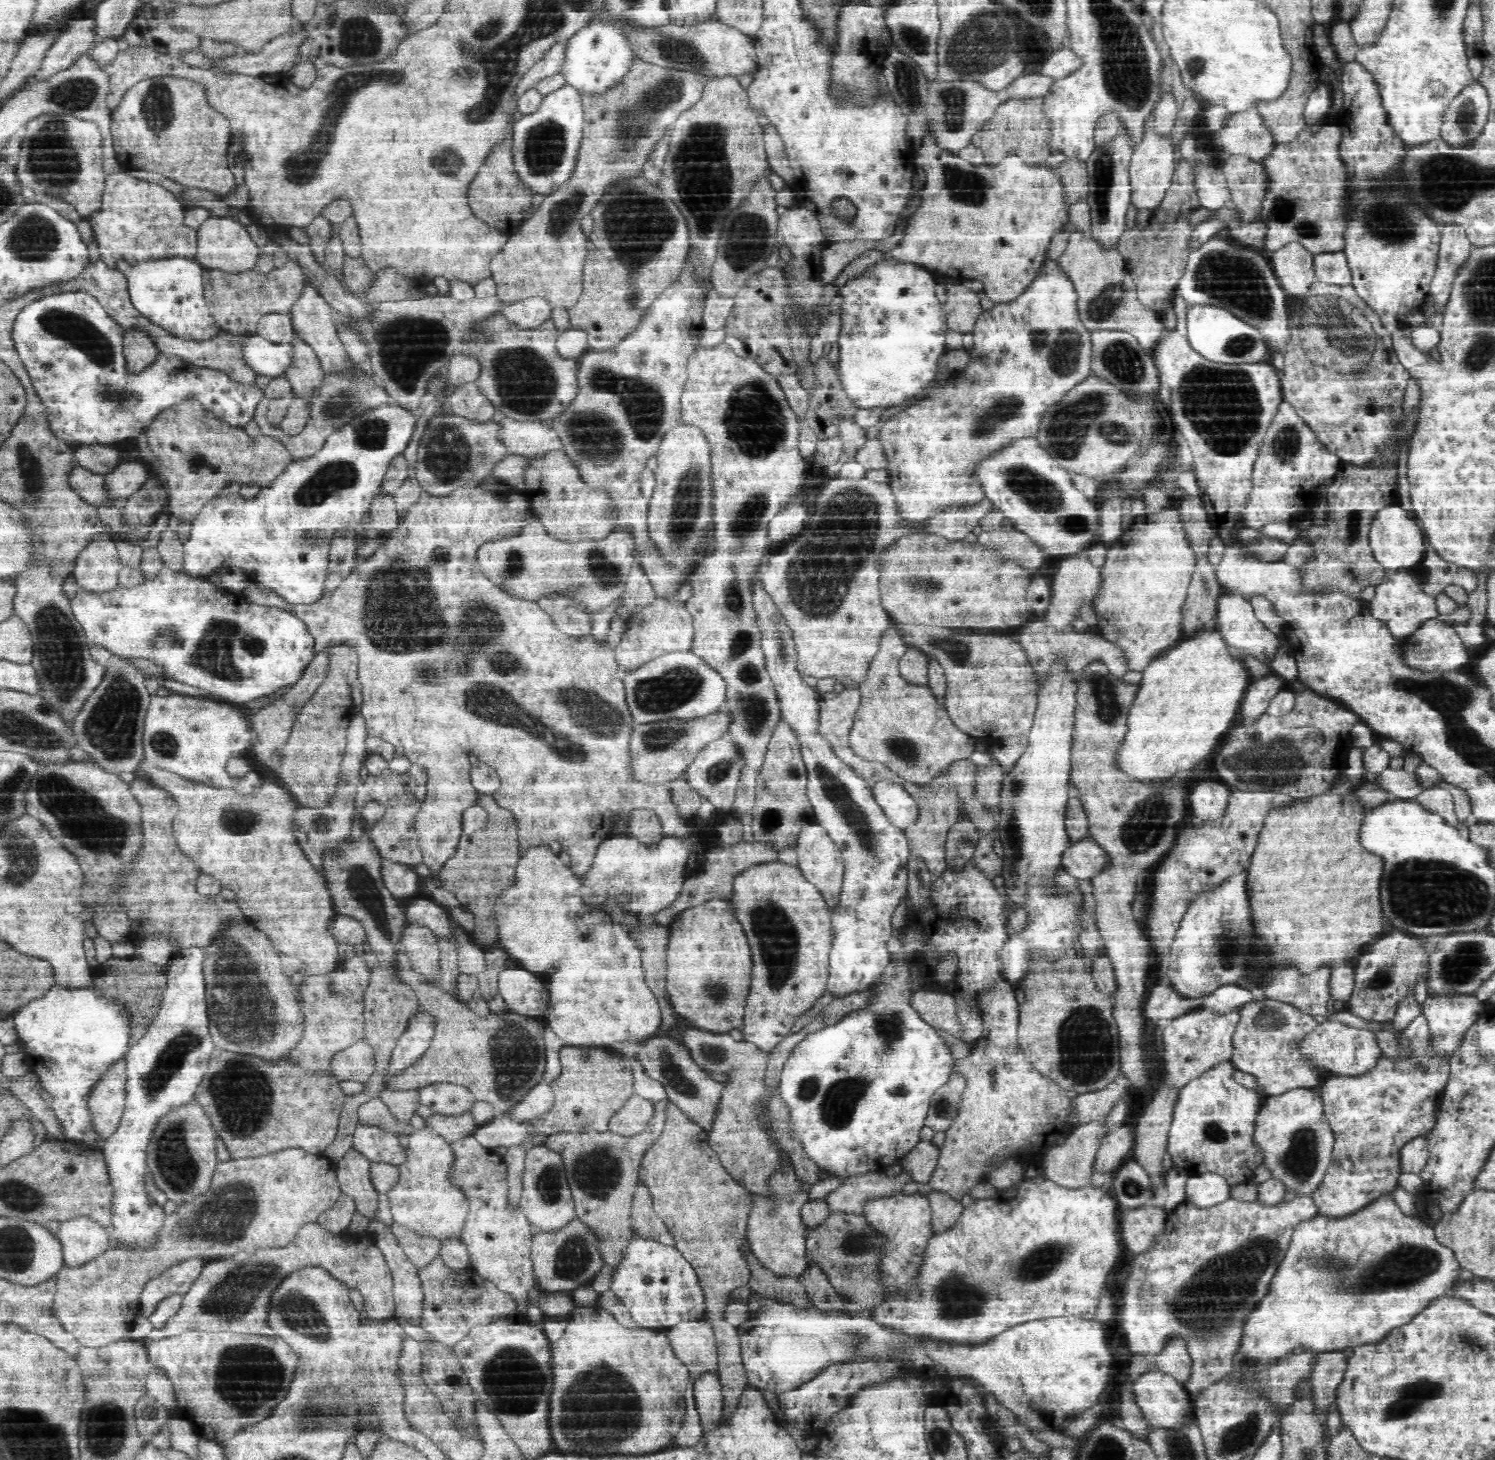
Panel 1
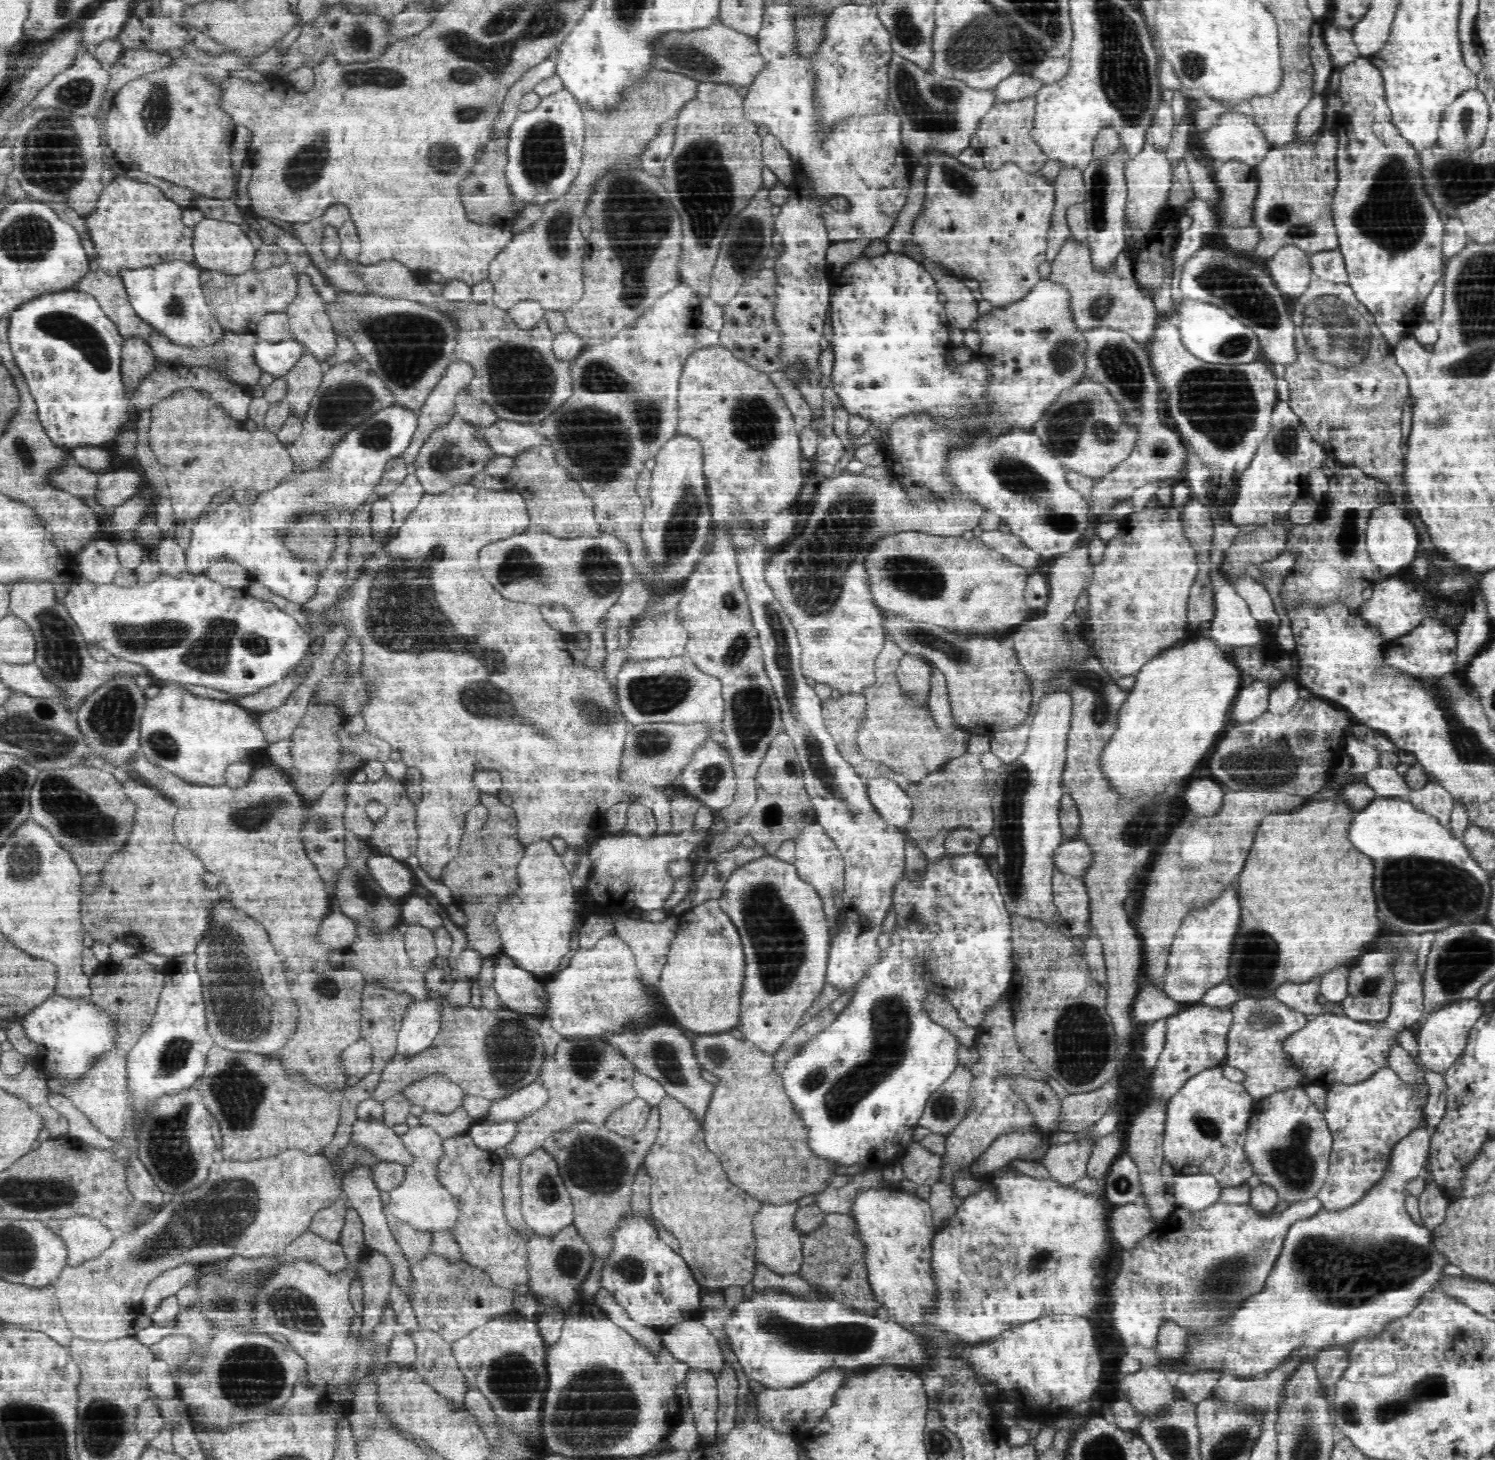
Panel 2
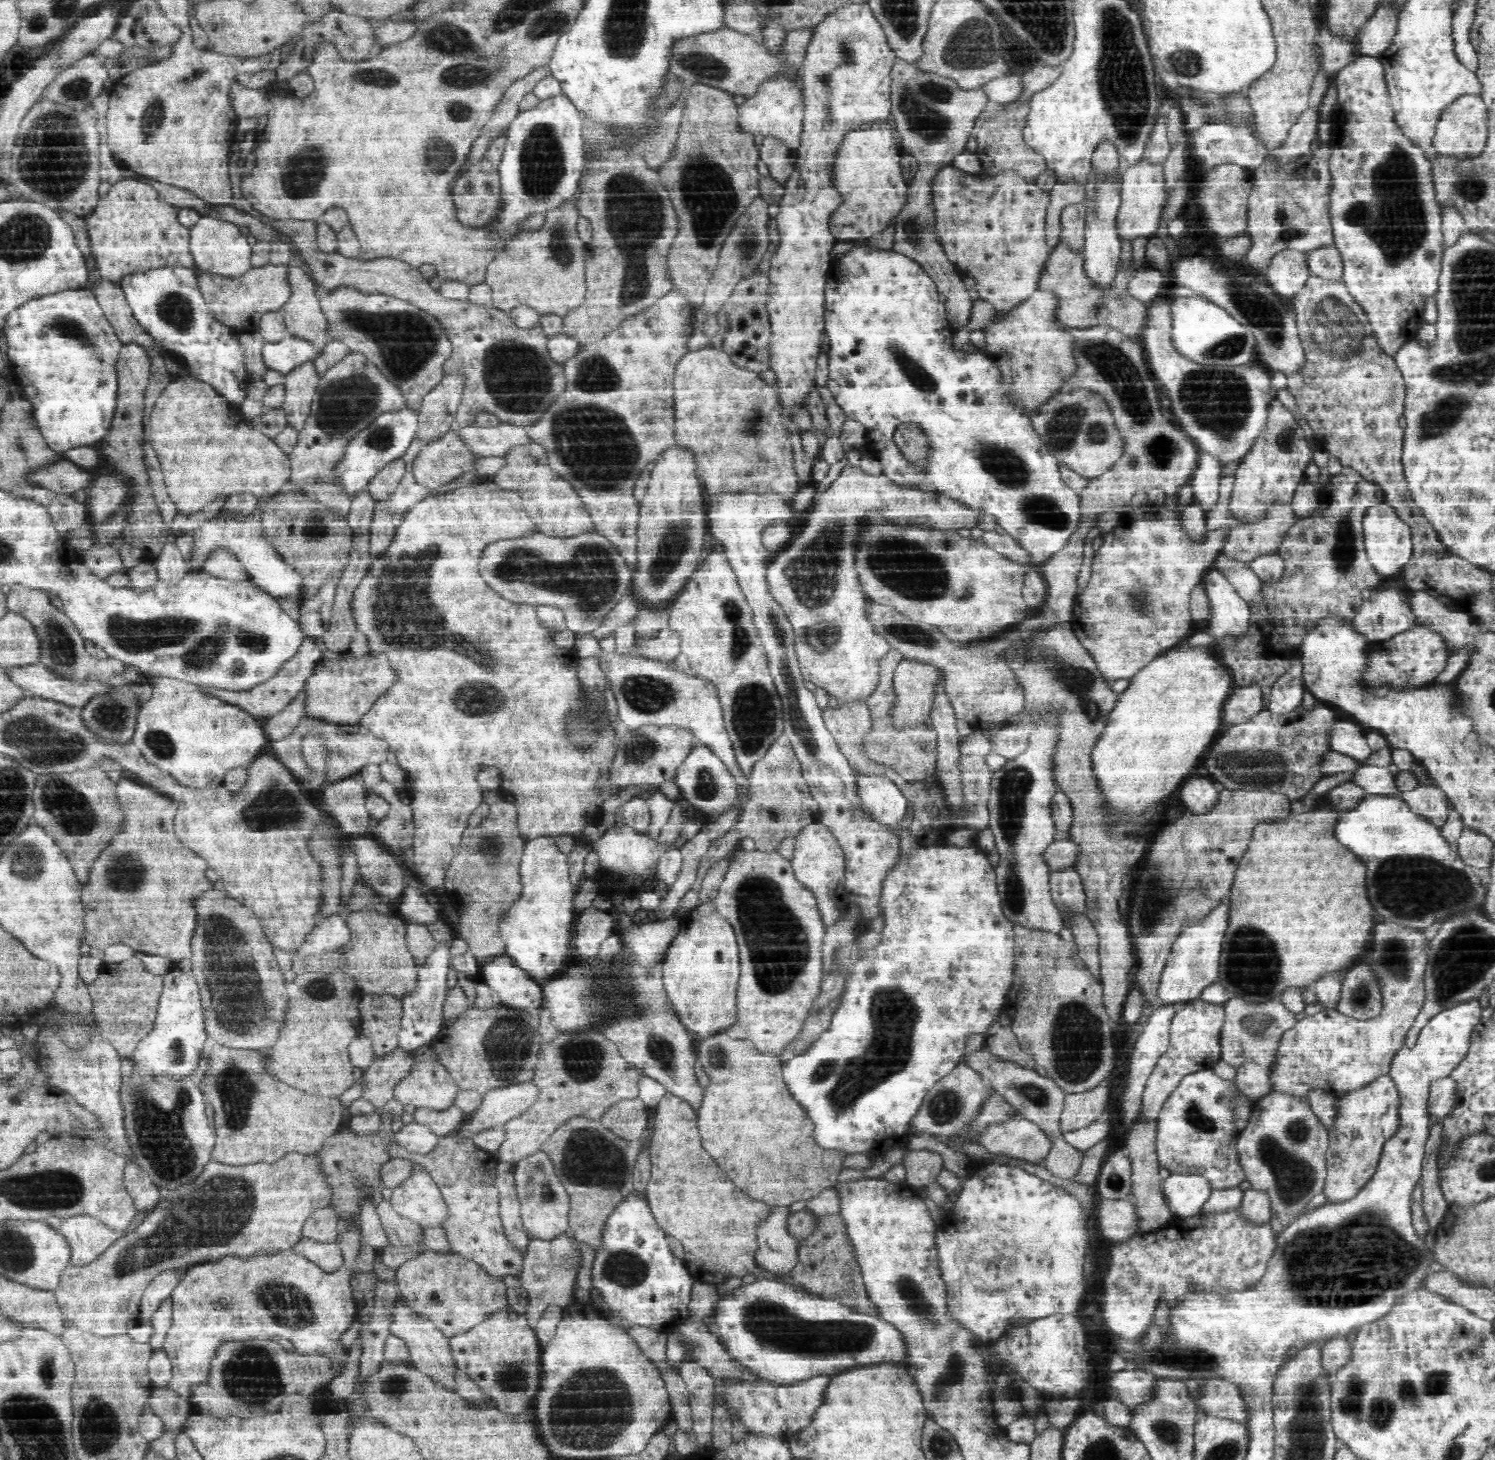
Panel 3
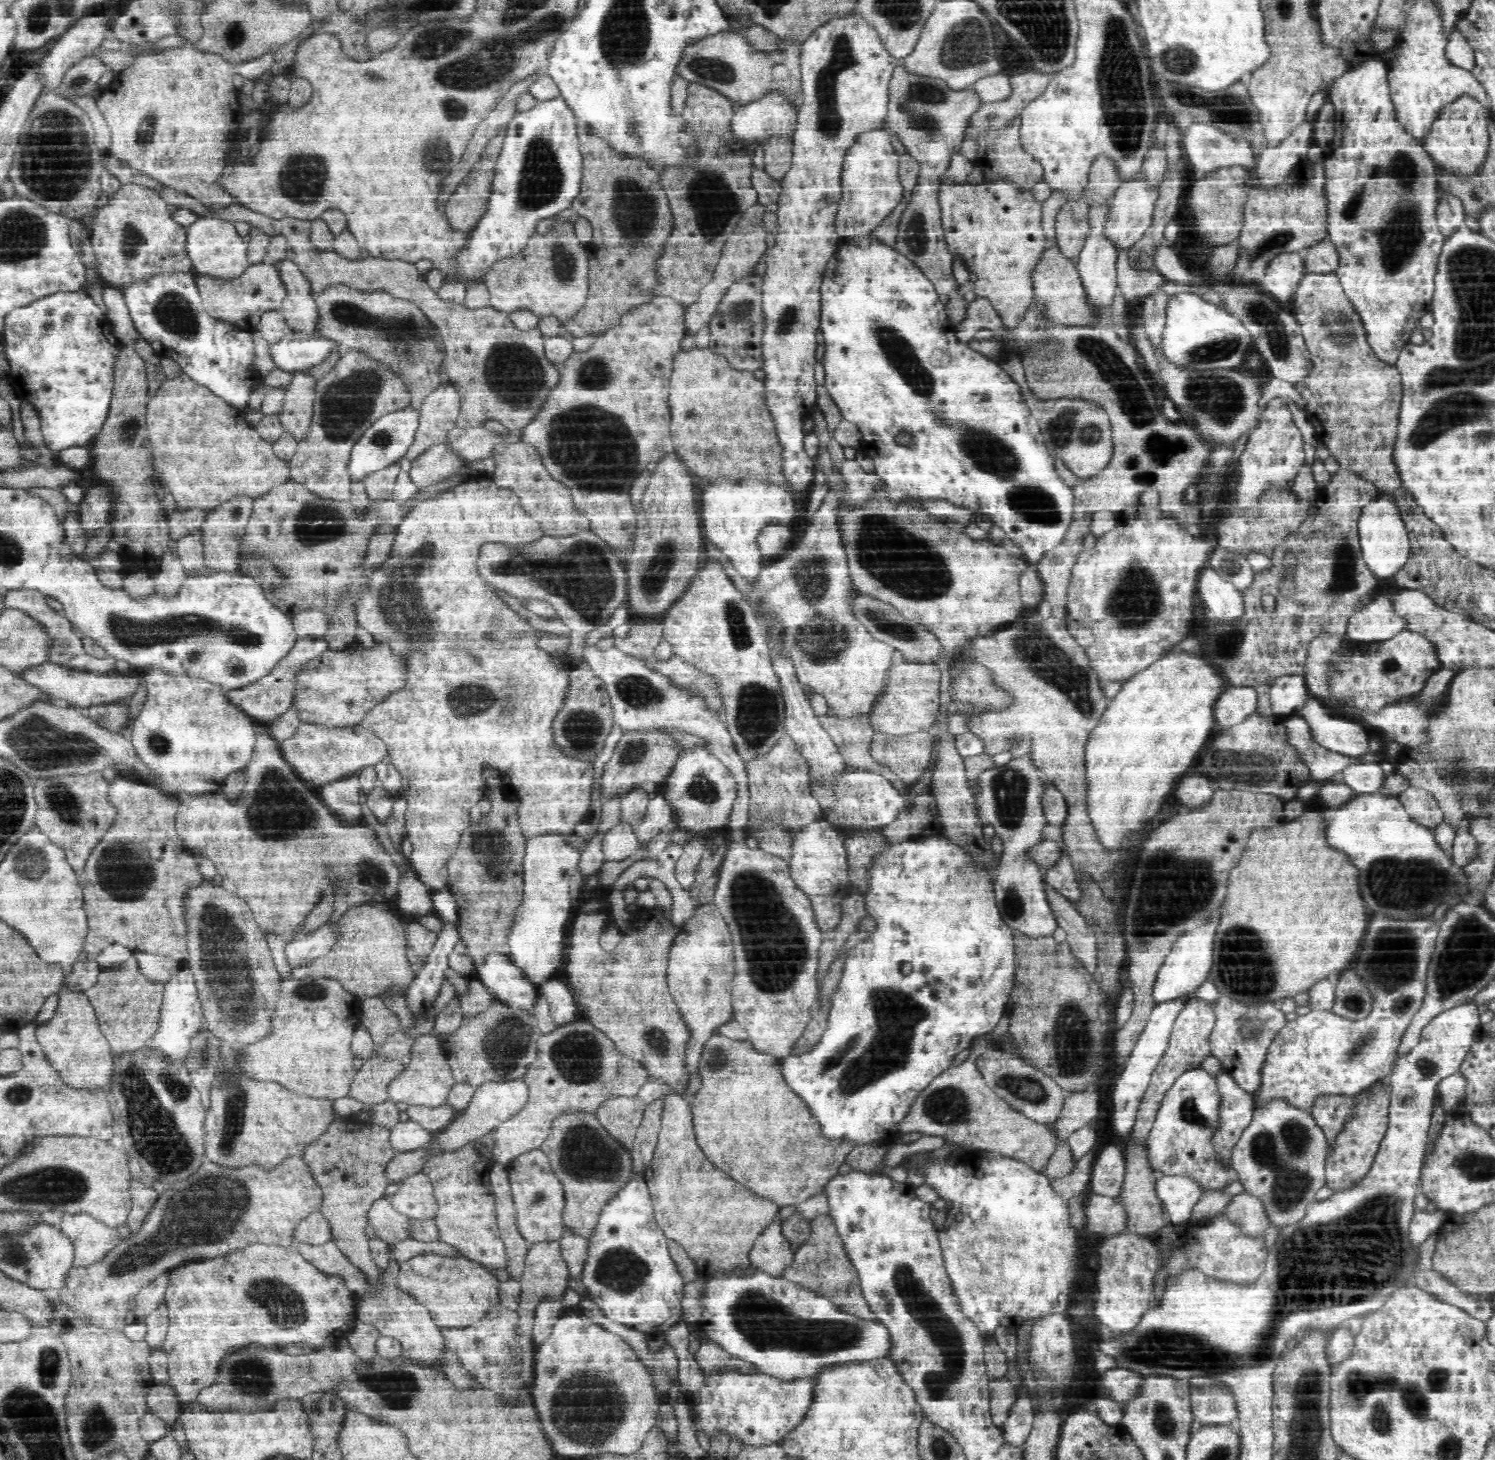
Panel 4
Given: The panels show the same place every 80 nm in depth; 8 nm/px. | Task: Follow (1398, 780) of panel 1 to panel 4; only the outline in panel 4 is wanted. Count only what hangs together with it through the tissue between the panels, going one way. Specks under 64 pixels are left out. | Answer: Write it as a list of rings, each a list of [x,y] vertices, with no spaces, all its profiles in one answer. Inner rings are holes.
[[[1360,763],[1343,770],[1338,779],[1363,795],[1378,793],[1384,788],[1387,776],[1379,763]]]

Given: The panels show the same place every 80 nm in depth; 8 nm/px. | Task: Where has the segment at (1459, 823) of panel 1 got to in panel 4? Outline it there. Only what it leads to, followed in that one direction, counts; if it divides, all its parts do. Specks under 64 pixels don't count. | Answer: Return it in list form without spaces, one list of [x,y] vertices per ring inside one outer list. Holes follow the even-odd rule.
[[[1410,787],[1397,797],[1403,802],[1406,811],[1420,824],[1435,828],[1445,820],[1440,801],[1433,792],[1425,788]]]

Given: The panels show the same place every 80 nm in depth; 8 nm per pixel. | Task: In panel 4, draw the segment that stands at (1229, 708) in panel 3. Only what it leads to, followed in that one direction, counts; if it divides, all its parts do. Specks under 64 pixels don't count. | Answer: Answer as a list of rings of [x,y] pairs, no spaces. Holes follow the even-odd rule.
[[[1229,686],[1217,700],[1217,723],[1226,728],[1244,722],[1257,712],[1258,699],[1255,687]]]

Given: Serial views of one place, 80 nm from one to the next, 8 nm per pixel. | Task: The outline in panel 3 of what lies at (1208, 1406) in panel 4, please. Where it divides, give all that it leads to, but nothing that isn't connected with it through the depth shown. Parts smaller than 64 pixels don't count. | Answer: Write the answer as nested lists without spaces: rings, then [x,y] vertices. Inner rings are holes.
[[[1227,1378],[1210,1379],[1197,1405],[1209,1414],[1235,1420],[1247,1421],[1251,1415],[1249,1400],[1241,1386]]]

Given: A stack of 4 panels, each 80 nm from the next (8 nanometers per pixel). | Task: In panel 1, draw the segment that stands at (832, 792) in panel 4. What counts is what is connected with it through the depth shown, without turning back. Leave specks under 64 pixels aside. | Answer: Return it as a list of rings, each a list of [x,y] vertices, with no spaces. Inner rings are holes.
[[[880,781],[872,785],[872,789],[874,798],[898,830],[904,831],[908,826],[918,822],[920,808],[918,808],[917,800],[904,785]]]

